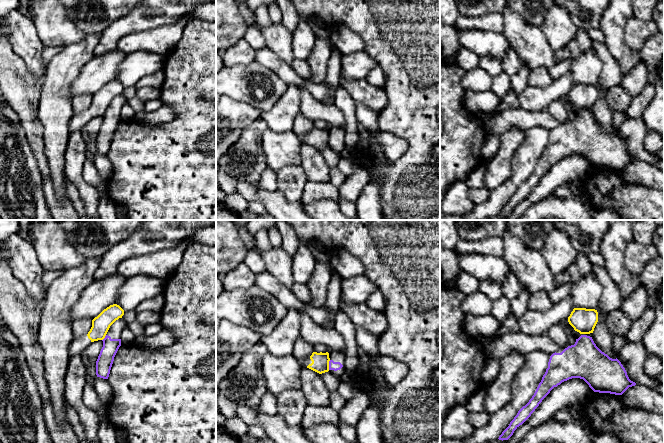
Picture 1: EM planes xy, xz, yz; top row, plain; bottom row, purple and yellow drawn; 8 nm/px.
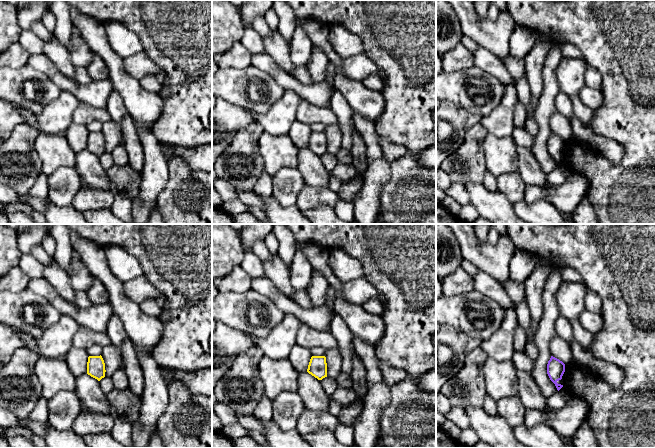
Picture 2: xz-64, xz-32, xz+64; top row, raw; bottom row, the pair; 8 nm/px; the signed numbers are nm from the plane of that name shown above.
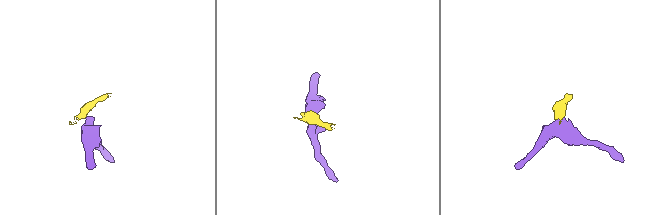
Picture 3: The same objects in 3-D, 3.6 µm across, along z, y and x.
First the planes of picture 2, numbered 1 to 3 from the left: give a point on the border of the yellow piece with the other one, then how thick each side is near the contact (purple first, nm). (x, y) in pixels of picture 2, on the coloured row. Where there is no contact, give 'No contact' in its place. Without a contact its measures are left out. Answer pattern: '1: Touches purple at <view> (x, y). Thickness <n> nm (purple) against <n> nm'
1: No contact
2: No contact
3: No contact

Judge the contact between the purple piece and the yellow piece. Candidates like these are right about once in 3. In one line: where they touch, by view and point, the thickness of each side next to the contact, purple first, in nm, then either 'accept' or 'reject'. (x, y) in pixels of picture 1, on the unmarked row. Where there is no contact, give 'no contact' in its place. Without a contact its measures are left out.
xz (329, 141) | 70/140 nm | reject

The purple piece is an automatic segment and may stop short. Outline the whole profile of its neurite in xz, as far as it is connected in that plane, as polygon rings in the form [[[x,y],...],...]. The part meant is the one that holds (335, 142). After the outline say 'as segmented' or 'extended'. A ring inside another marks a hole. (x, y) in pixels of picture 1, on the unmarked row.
[[[329,126],[329,147],[337,152],[341,153],[345,148],[345,130],[339,127],[330,127]]] | extended

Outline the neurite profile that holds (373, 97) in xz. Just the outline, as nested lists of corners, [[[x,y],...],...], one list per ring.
[[[341,75],[340,86],[346,89],[356,104],[379,114],[386,106],[387,95],[383,87],[371,85],[365,79],[350,80]]]

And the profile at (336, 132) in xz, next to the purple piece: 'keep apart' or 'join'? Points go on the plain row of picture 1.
join

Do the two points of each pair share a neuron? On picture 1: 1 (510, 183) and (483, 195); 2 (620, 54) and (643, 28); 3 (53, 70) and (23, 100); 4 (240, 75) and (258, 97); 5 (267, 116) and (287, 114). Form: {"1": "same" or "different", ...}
{"1": "different", "2": "different", "3": "different", "4": "same", "5": "same"}

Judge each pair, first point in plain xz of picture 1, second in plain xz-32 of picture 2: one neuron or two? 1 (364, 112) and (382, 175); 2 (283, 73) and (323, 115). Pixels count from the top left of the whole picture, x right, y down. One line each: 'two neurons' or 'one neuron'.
1: one neuron
2: two neurons

